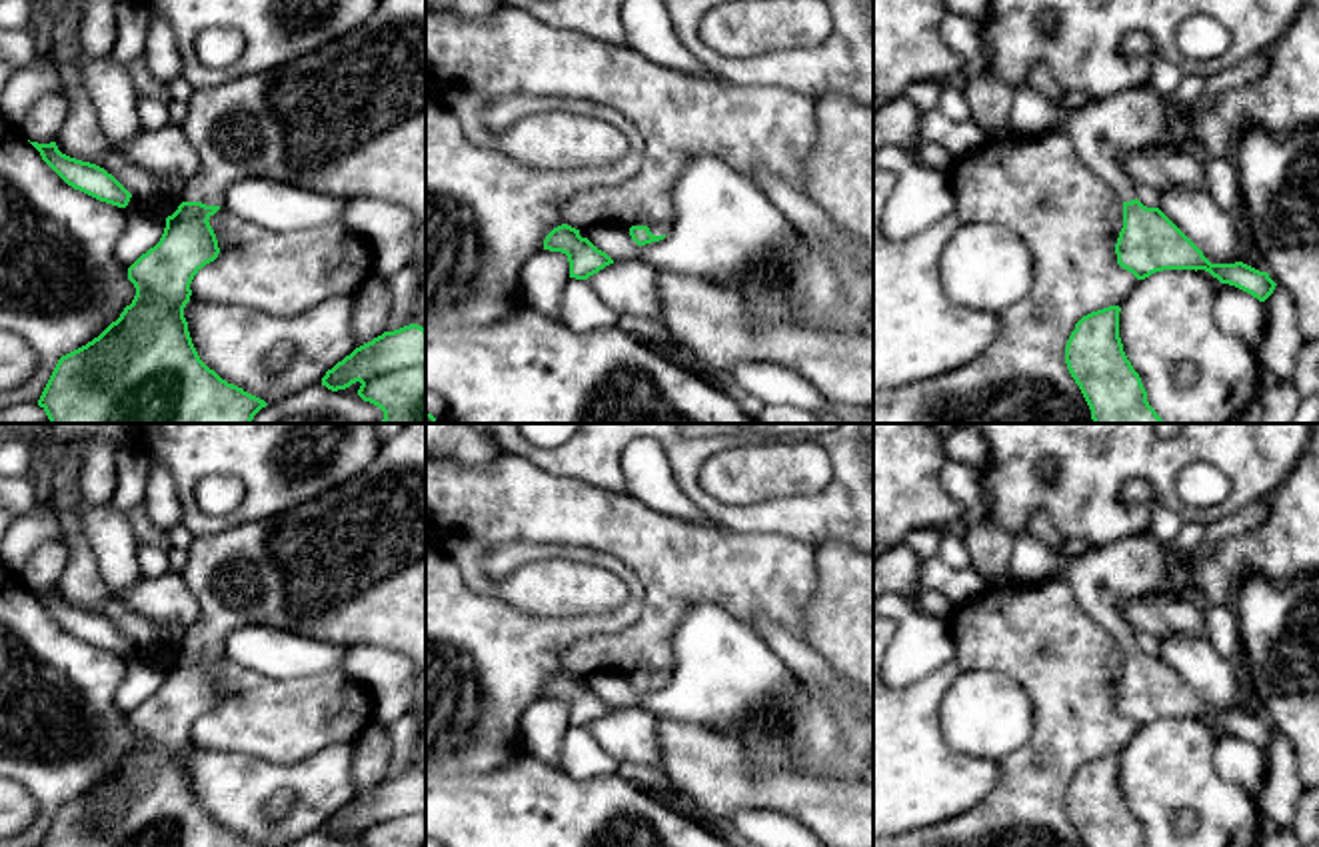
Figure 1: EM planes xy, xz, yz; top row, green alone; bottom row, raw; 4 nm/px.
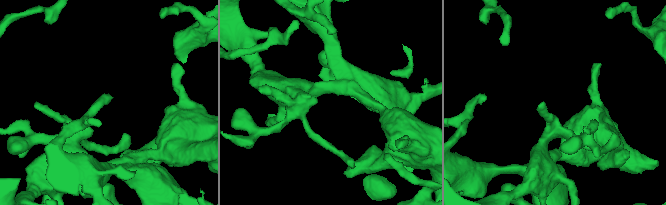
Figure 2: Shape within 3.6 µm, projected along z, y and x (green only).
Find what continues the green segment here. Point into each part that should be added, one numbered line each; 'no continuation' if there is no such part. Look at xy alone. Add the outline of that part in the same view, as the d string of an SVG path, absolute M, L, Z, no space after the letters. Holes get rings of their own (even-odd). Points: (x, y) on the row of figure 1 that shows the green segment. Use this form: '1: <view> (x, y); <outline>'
1: xy (348, 120); M380 0L364 24L312 54L194 90L180 126L200 160L200 172L186 182L184 202L222 206L236 180L254 176L340 200L384 200L404 208L426 232L426 0Z

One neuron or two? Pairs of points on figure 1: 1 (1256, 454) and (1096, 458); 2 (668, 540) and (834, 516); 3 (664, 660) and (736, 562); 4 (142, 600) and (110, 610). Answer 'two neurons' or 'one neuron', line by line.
1: one neuron
2: two neurons
3: one neuron
4: two neurons

